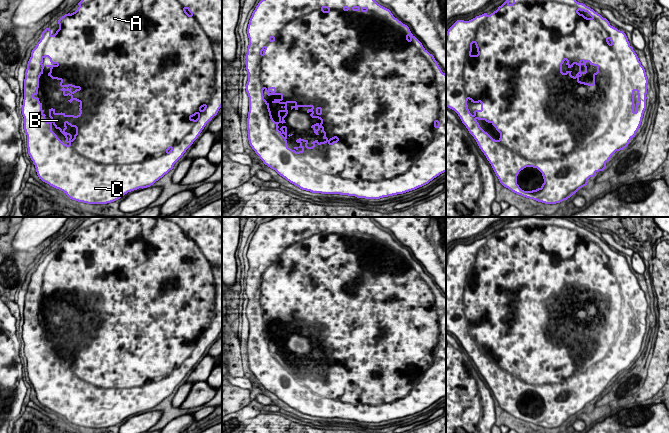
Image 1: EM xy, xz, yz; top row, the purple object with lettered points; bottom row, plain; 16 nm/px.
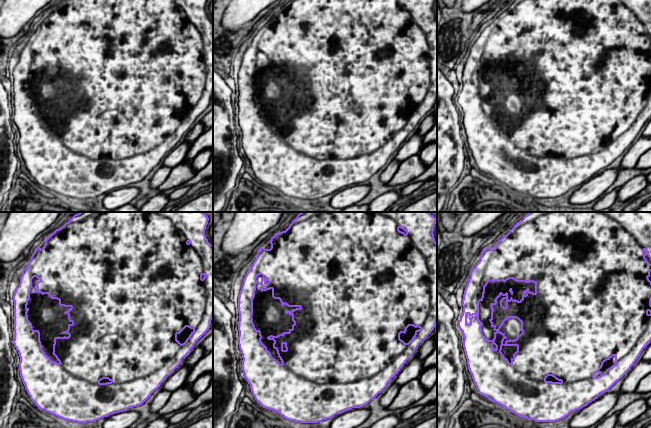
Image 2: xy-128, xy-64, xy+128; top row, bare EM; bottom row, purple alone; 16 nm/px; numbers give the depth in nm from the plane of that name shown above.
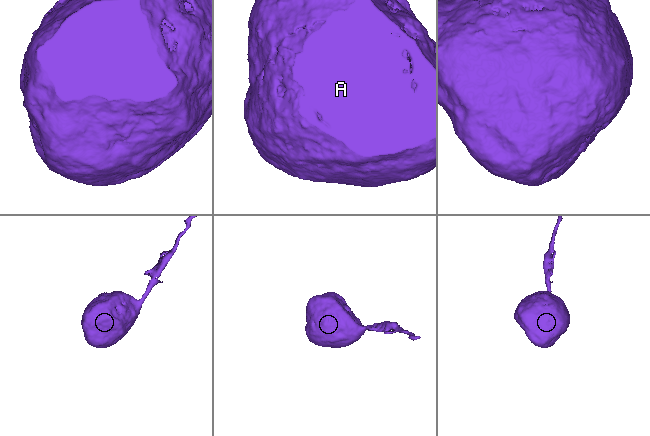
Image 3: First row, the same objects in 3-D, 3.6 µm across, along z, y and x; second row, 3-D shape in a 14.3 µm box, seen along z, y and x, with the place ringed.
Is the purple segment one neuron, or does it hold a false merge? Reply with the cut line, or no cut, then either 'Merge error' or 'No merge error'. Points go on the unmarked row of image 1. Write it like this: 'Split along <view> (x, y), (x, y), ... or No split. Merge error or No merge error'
No split. No merge error

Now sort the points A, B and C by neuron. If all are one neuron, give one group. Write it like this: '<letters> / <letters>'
A B C

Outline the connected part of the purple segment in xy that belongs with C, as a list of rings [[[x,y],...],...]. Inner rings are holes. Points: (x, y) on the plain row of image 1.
[[[86,217],[83,223],[78,227],[79,231],[73,237],[68,237],[62,240],[58,244],[59,253],[56,255],[54,259],[51,258],[51,254],[46,252],[42,256],[42,261],[40,265],[37,267],[36,271],[31,276],[31,281],[27,288],[27,293],[25,296],[24,303],[24,323],[22,329],[22,339],[24,341],[24,354],[27,359],[27,372],[28,378],[35,389],[37,399],[39,403],[43,406],[49,408],[50,410],[63,415],[70,423],[83,426],[87,428],[107,428],[114,426],[121,421],[123,421],[128,416],[137,414],[139,412],[147,412],[153,409],[156,405],[162,402],[165,398],[167,398],[170,394],[173,393],[174,388],[183,380],[186,374],[193,368],[193,366],[198,362],[206,348],[212,344],[214,340],[217,339],[219,333],[222,331],[222,222],[215,217]],[[48,281],[50,283],[51,288],[46,289],[46,291],[50,292],[50,296],[48,300],[52,303],[60,304],[60,310],[62,311],[60,314],[63,316],[64,320],[70,320],[71,323],[68,324],[70,327],[73,324],[76,324],[80,327],[79,335],[80,337],[77,340],[74,339],[66,339],[65,337],[56,337],[55,333],[49,333],[49,341],[51,342],[50,346],[47,346],[45,343],[44,334],[42,333],[42,327],[39,325],[39,322],[35,321],[38,318],[39,312],[39,302],[43,298],[43,283]],[[66,349],[70,349],[71,351],[76,352],[76,358],[72,360],[70,357],[67,357],[65,354],[67,353]],[[52,350],[55,350],[56,353],[59,353],[60,356],[66,362],[66,368],[64,368],[57,359],[52,355]]]

